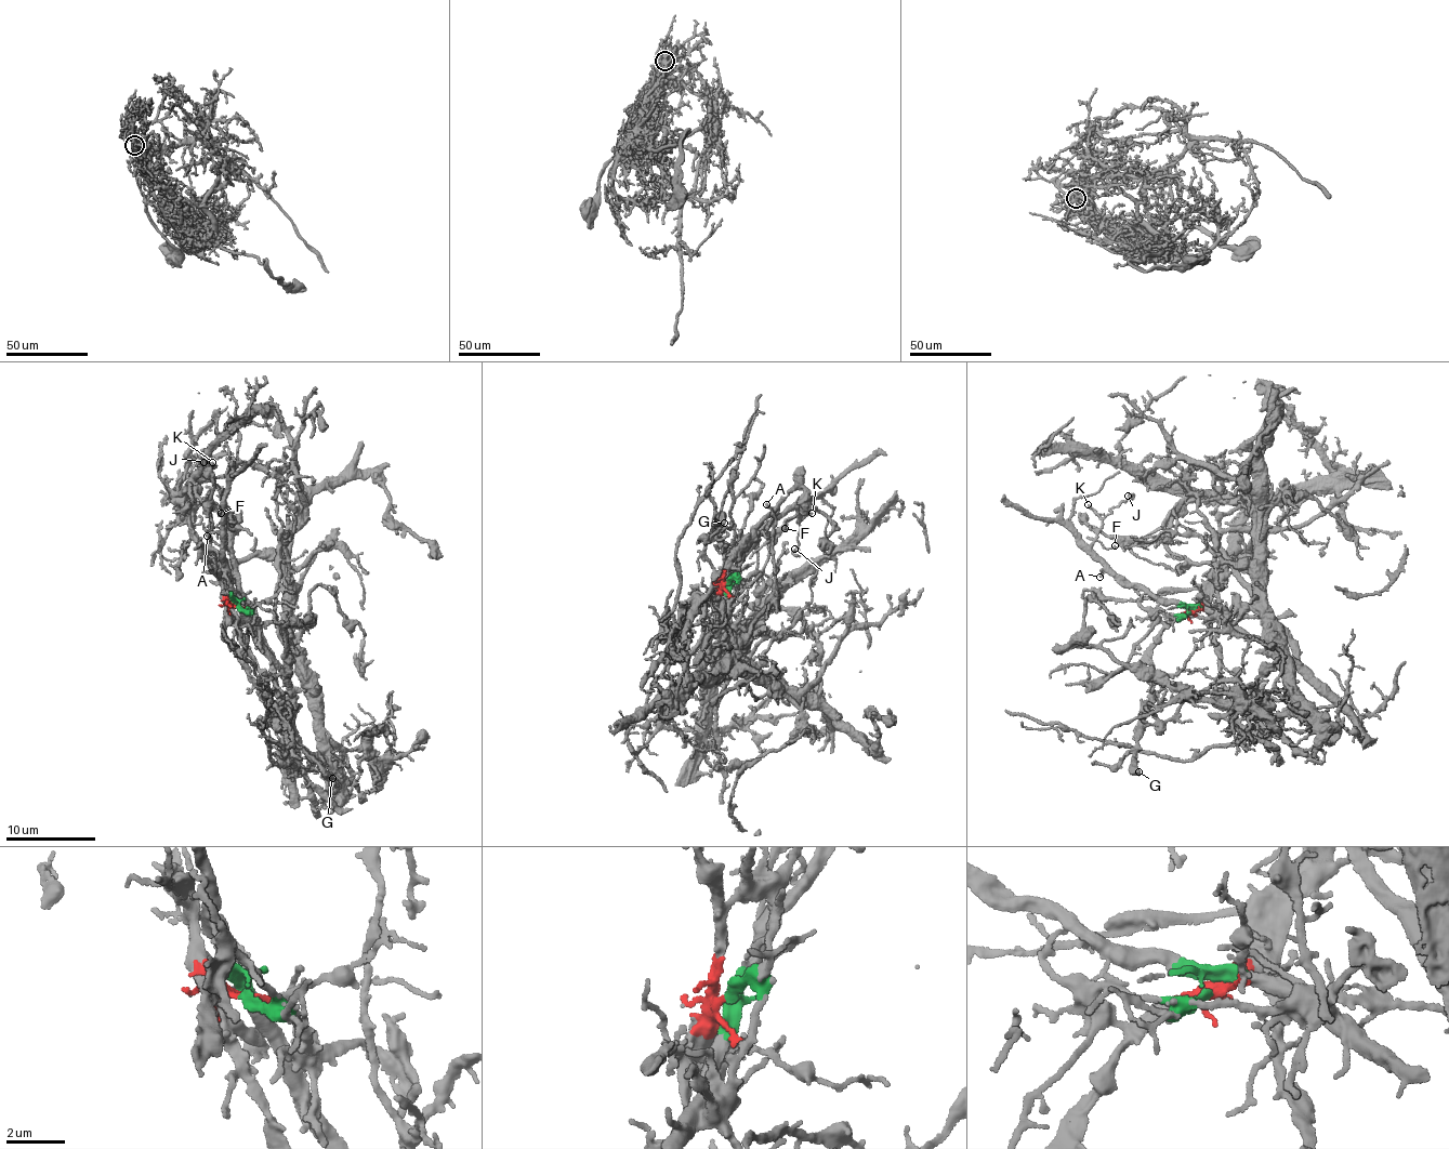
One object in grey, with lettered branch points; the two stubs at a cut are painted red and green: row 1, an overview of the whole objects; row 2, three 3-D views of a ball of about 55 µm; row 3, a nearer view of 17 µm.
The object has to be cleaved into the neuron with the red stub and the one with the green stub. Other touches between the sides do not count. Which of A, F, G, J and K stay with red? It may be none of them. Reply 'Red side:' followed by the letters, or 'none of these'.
Red side: G

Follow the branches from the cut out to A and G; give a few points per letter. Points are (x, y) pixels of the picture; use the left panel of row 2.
A: (237, 607), (236, 597), (224, 581), (220, 554), (223, 541), (219, 532), (207, 536)
G: (237, 607), (225, 603), (225, 639), (246, 673), (289, 727), (293, 744), (332, 778)

